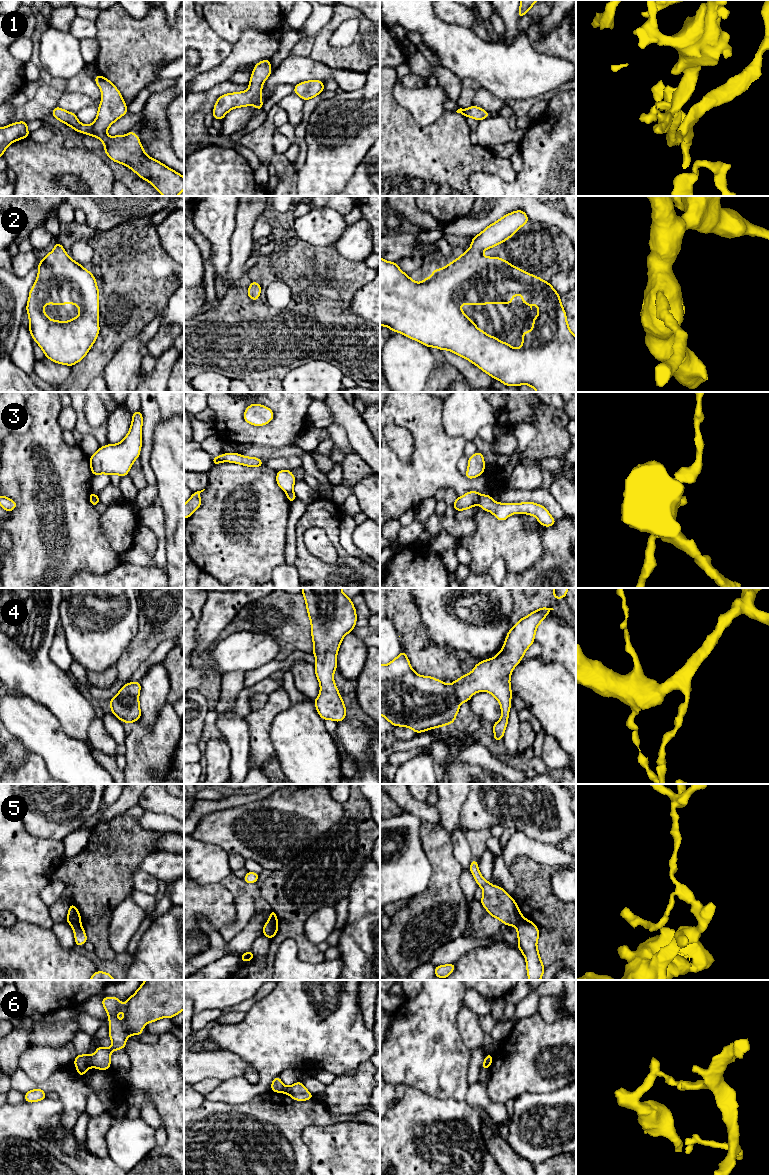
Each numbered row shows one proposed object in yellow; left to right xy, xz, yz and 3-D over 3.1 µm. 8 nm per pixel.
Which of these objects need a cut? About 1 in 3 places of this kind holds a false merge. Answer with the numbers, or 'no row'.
3, 5, 6

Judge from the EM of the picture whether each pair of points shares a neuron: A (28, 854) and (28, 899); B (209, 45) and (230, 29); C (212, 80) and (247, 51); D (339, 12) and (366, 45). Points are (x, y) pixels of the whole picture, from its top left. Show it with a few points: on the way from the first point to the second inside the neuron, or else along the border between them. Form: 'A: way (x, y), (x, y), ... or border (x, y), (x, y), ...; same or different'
A: way (28, 865), (28, 888); same
B: border (204, 20), (219, 35), (233, 42); different
C: way (221, 73), (238, 59); same
D: way (351, 13), (357, 14), (364, 21), (366, 33); same

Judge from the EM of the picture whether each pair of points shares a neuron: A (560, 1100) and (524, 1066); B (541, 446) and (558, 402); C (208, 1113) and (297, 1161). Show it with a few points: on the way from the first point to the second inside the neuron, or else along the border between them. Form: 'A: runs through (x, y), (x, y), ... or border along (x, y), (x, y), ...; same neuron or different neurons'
A: border along (565, 1086), (550, 1092), (528, 1093); different neurons
B: border along (542, 402), (562, 410); different neurons
C: runs through (230, 1135), (256, 1158), (275, 1158); same neuron

